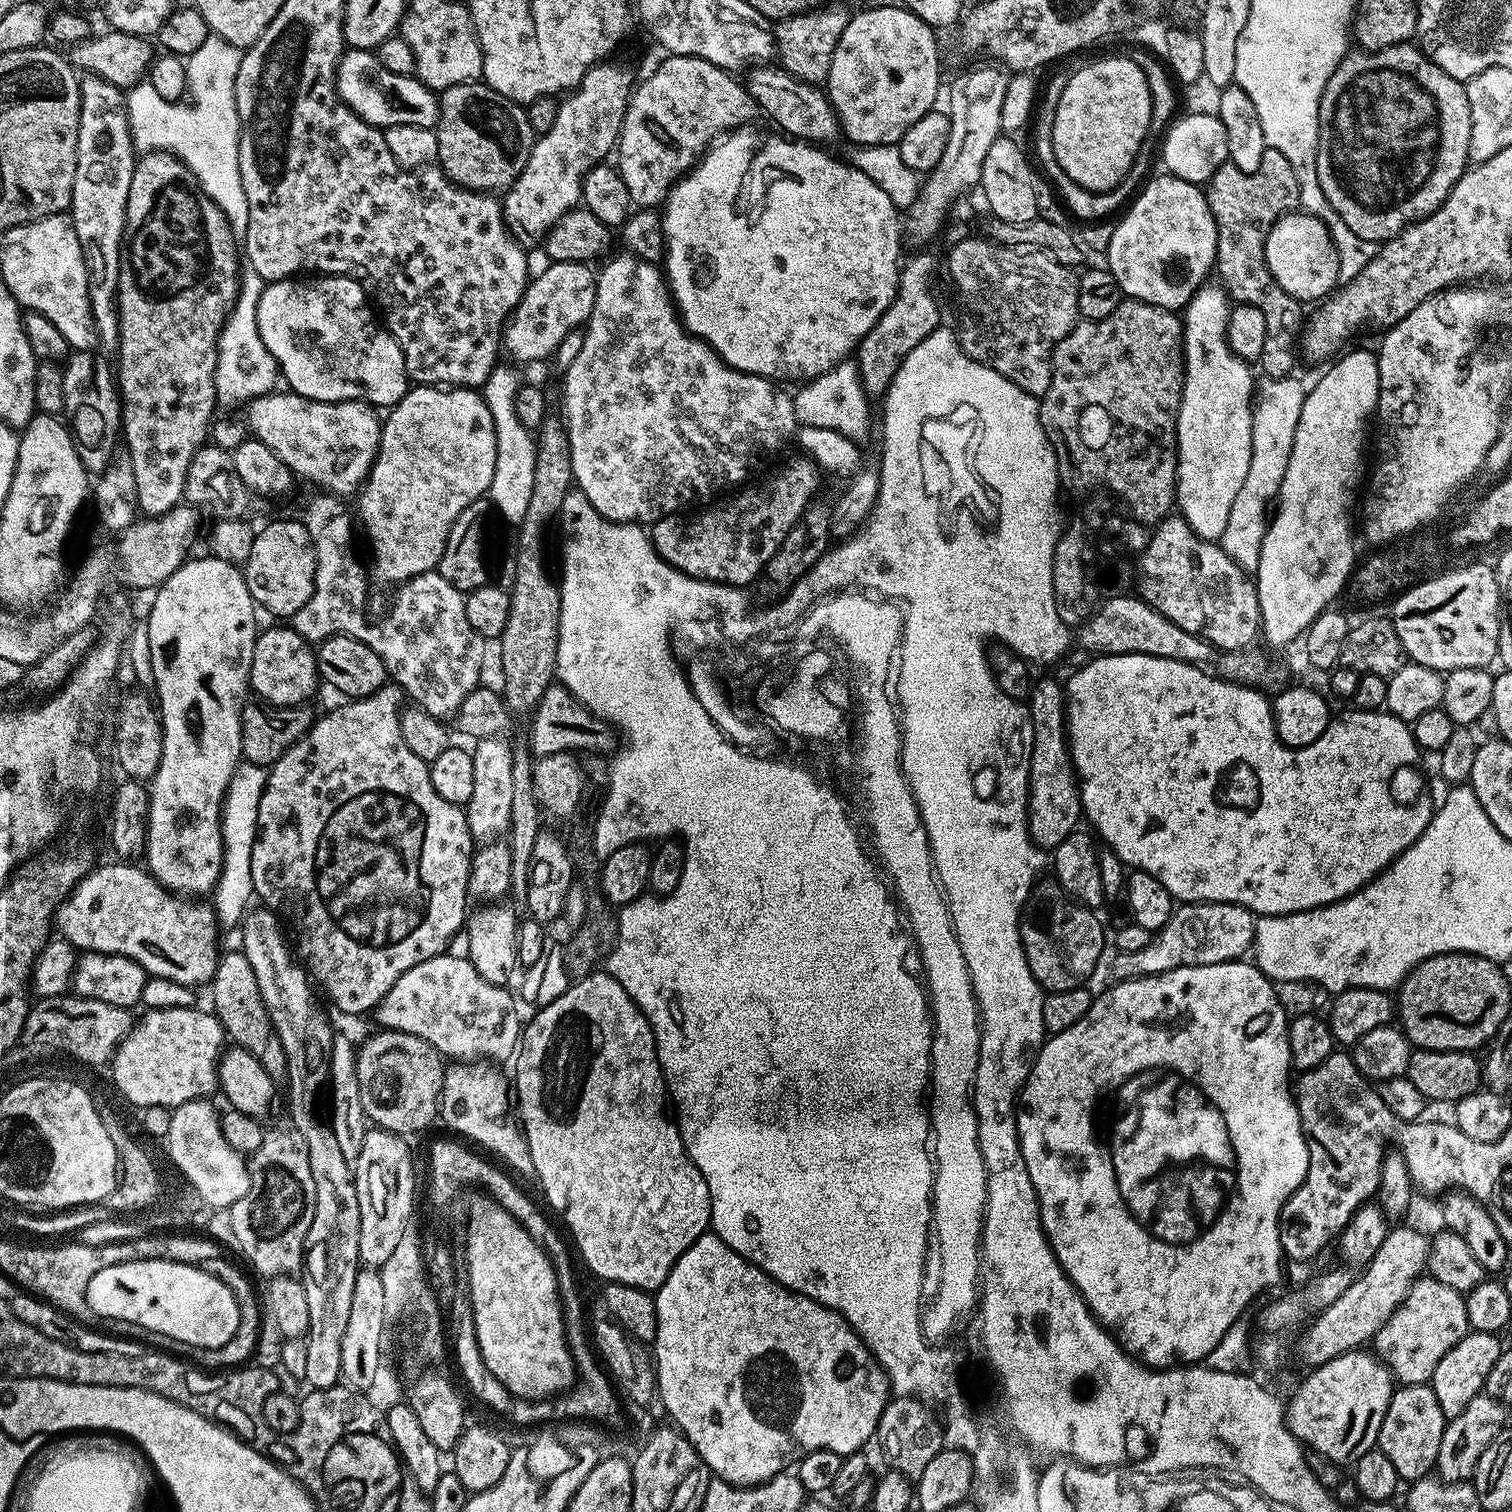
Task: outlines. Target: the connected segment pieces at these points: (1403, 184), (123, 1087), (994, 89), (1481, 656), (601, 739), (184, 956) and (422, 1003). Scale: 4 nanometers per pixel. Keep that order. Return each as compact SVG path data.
M1411 43L1395 44L1389 48L1383 48L1377 52L1363 50L1349 51L1344 61L1336 67L1330 82L1326 82L1326 90L1320 99L1318 110L1318 154L1316 155L1316 169L1318 170L1318 182L1322 186L1322 194L1334 206L1338 218L1358 234L1363 240L1383 242L1392 240L1402 229L1409 224L1417 224L1422 218L1434 214L1438 206L1450 194L1454 182L1469 167L1468 151L1470 150L1470 103L1467 101L1467 90L1461 81L1450 78L1446 70L1439 68L1433 60L1428 59L1419 47Z
M193 1006L174 1010L148 1010L145 1016L135 1021L124 1041L116 1048L110 1061L112 1080L116 1088L140 1110L150 1106L177 1108L191 1100L211 1097L218 1088L218 1069L220 1058L226 1048L226 1033L215 1014L200 1013Z
M995 63L980 64L977 68L972 68L969 72L960 72L952 80L952 85L947 85L948 108L946 115L950 121L950 138L946 142L946 150L942 150L942 158L938 158L938 166L934 166L931 172L923 177L918 198L906 210L906 232L916 240L932 240L941 235L946 221L949 219L948 211L952 208L952 203L963 194L967 188L975 189L980 182L982 174L982 162L986 162L986 153L990 146L1000 135L1002 124L1002 102L1005 101L1005 93L1009 80L1009 73L1003 67Z
M1468 564L1453 572L1441 571L1429 575L1399 593L1391 601L1390 619L1409 661L1433 668L1435 672L1447 674L1463 668L1488 668L1491 660L1497 659L1500 651L1500 587L1496 581L1493 565Z
M553 682L549 688L552 692L546 690L548 700L540 700L544 704L544 708L538 705L530 716L534 732L529 734L526 744L533 757L539 758L546 754L558 754L559 752L575 753L576 748L581 748L584 752L609 751L608 753L611 753L617 747L615 740L617 737L614 735L613 729L599 716L577 702L563 684Z
M116 862L93 867L82 877L76 888L56 909L54 928L73 948L84 952L101 952L128 956L138 962L149 976L170 978L196 988L207 985L220 965L222 929L216 921L216 911L211 903L200 898L185 898L168 891L143 867L135 868L132 862Z
M441 954L410 966L394 986L381 998L375 1009L385 1029L396 1029L406 1034L417 1035L434 1046L441 1057L452 1062L500 1062L496 1060L513 1059L522 1035L522 1019L516 1009L516 1000L505 985L494 985L482 978L471 961L460 956Z

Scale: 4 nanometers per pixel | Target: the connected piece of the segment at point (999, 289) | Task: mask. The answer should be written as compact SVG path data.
M969 234L948 248L948 276L960 299L960 317L954 323L956 338L961 350L971 360L990 366L1026 394L1042 398L1052 377L1052 352L1078 323L1077 277L1069 265L1060 264L1043 250L998 244L991 238L981 236Z

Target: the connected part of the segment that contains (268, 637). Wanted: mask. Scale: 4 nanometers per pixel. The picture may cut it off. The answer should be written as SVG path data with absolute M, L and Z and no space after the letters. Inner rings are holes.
M290 626L268 628L259 633L250 666L250 688L261 701L291 706L311 701L312 691L318 685L316 654L313 645L302 639Z

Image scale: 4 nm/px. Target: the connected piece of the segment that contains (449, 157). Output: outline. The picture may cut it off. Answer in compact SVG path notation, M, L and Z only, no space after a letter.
M483 82L455 84L439 93L438 99L440 117L434 129L438 138L438 167L461 188L503 193L522 174L532 153L534 133L527 111Z

